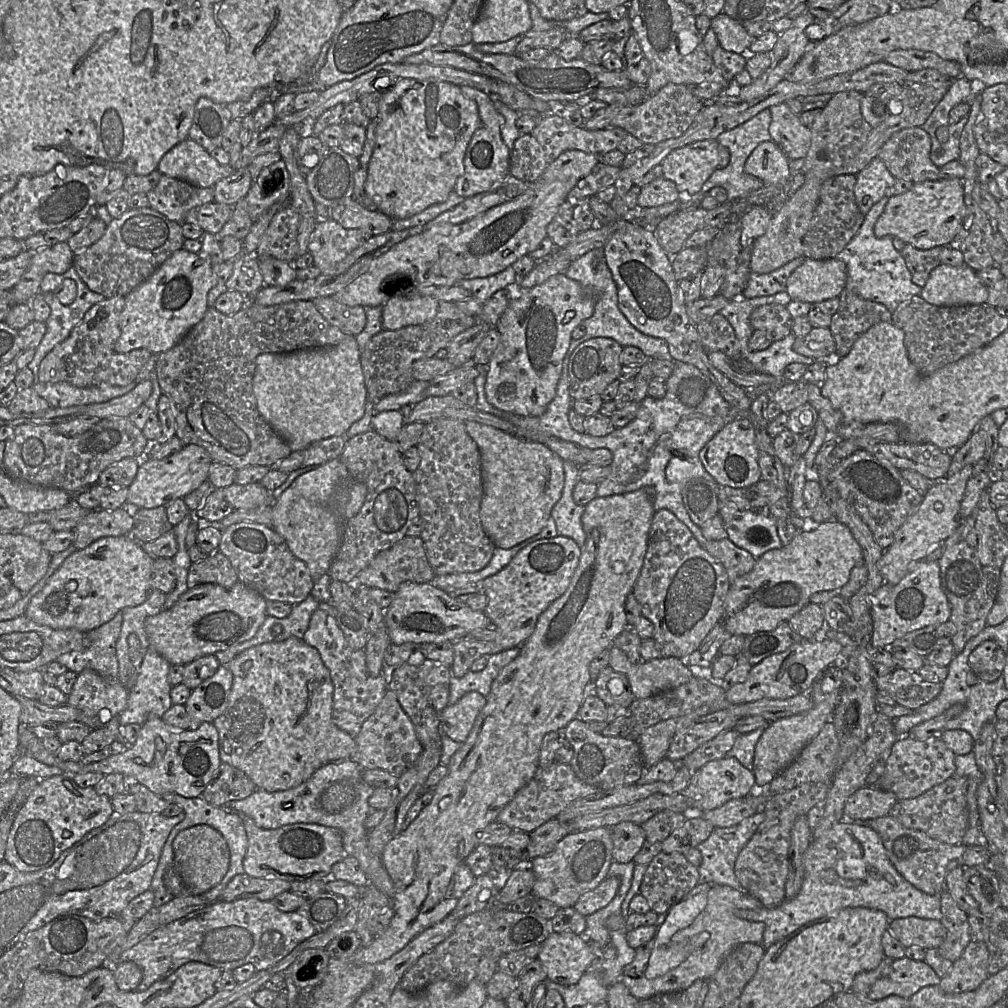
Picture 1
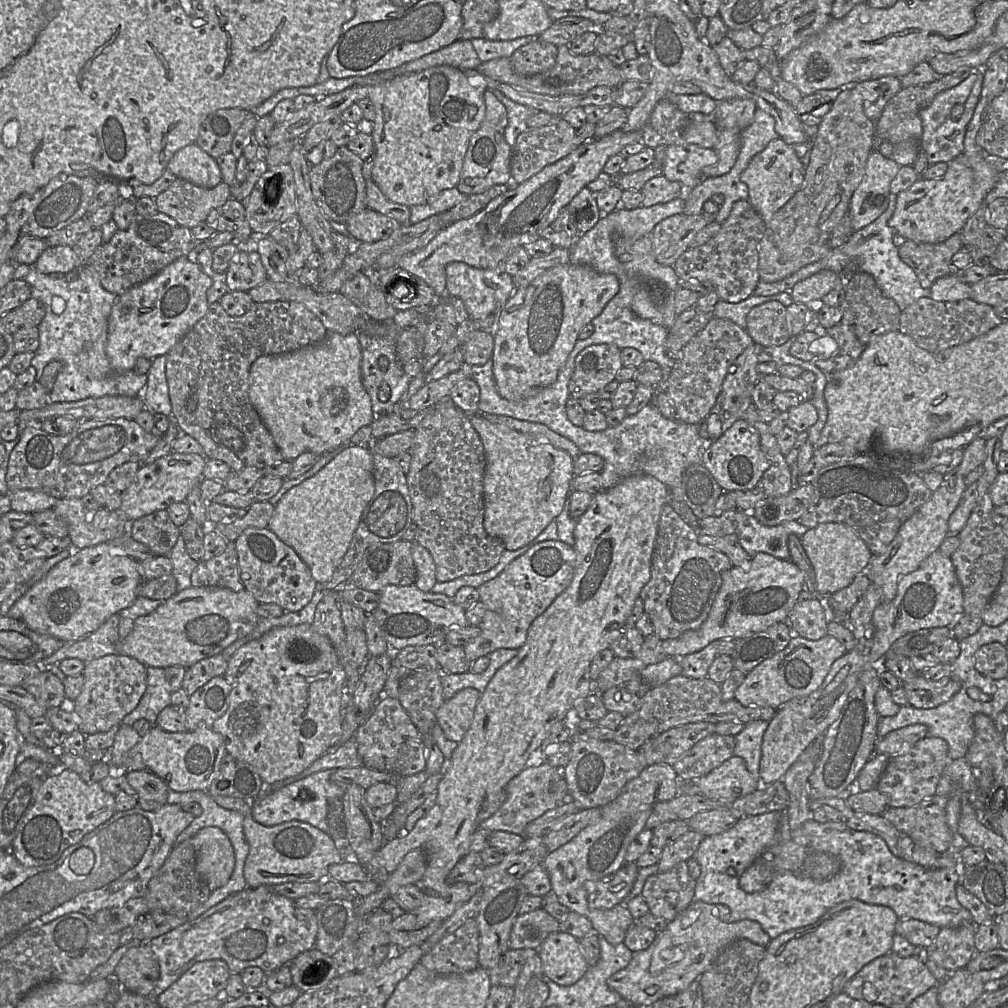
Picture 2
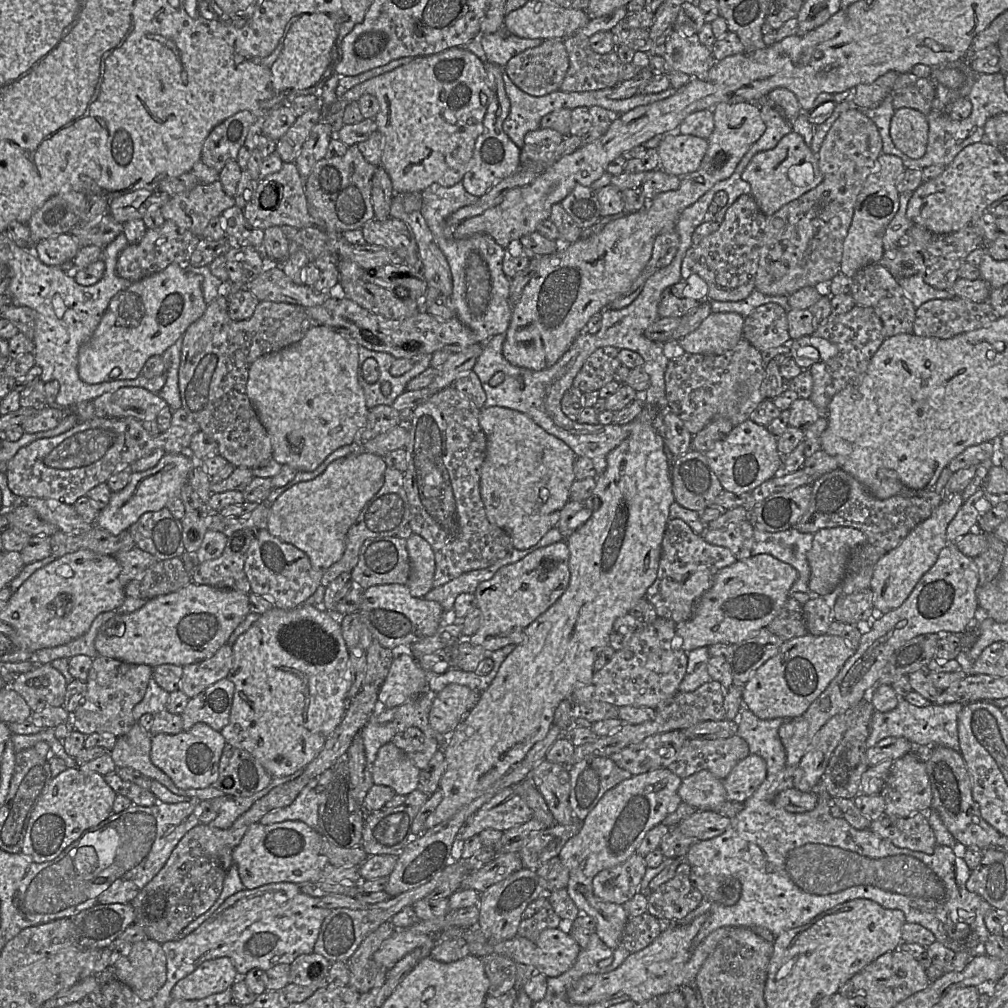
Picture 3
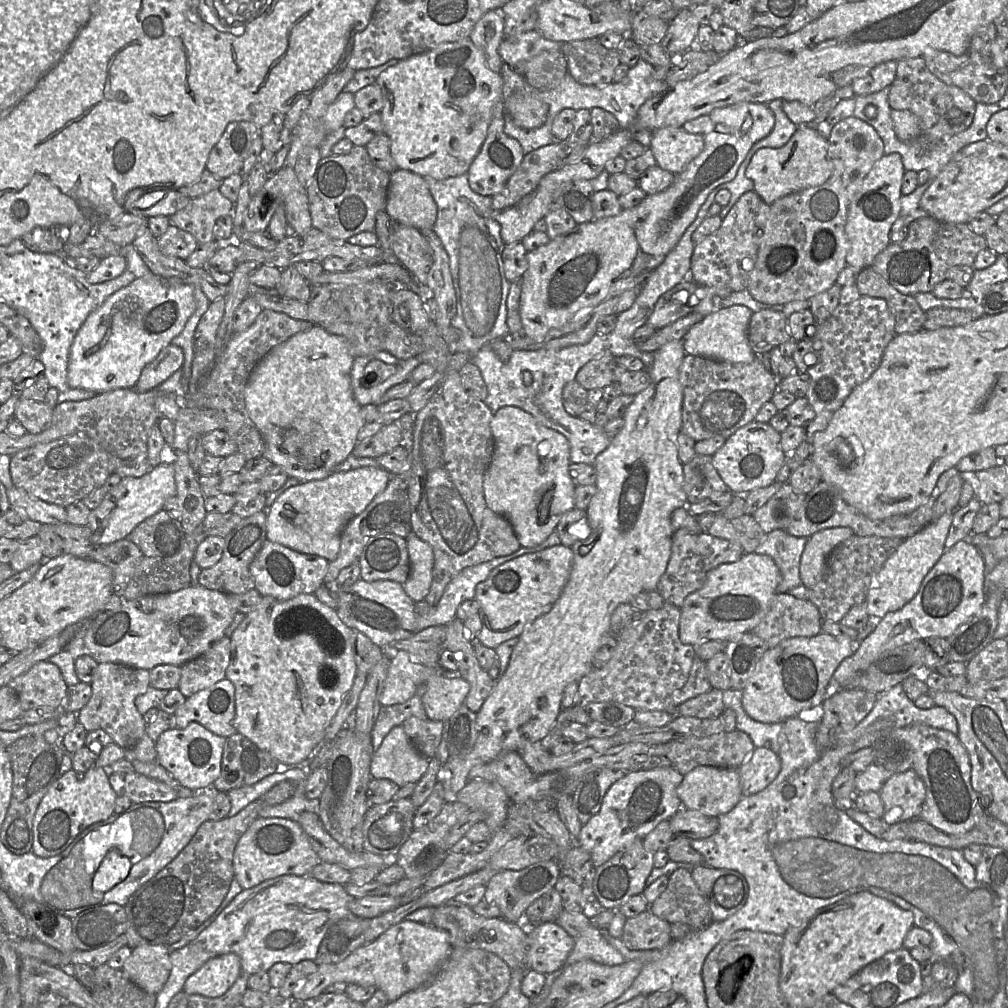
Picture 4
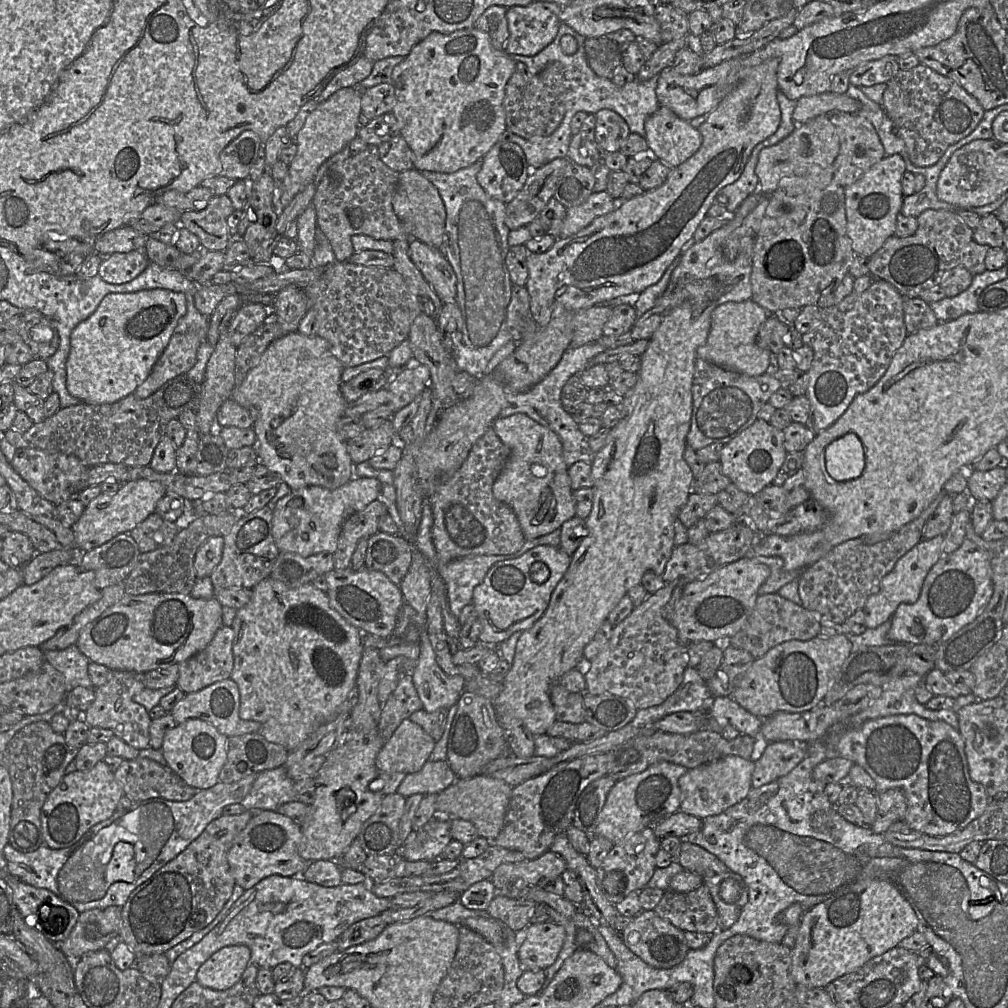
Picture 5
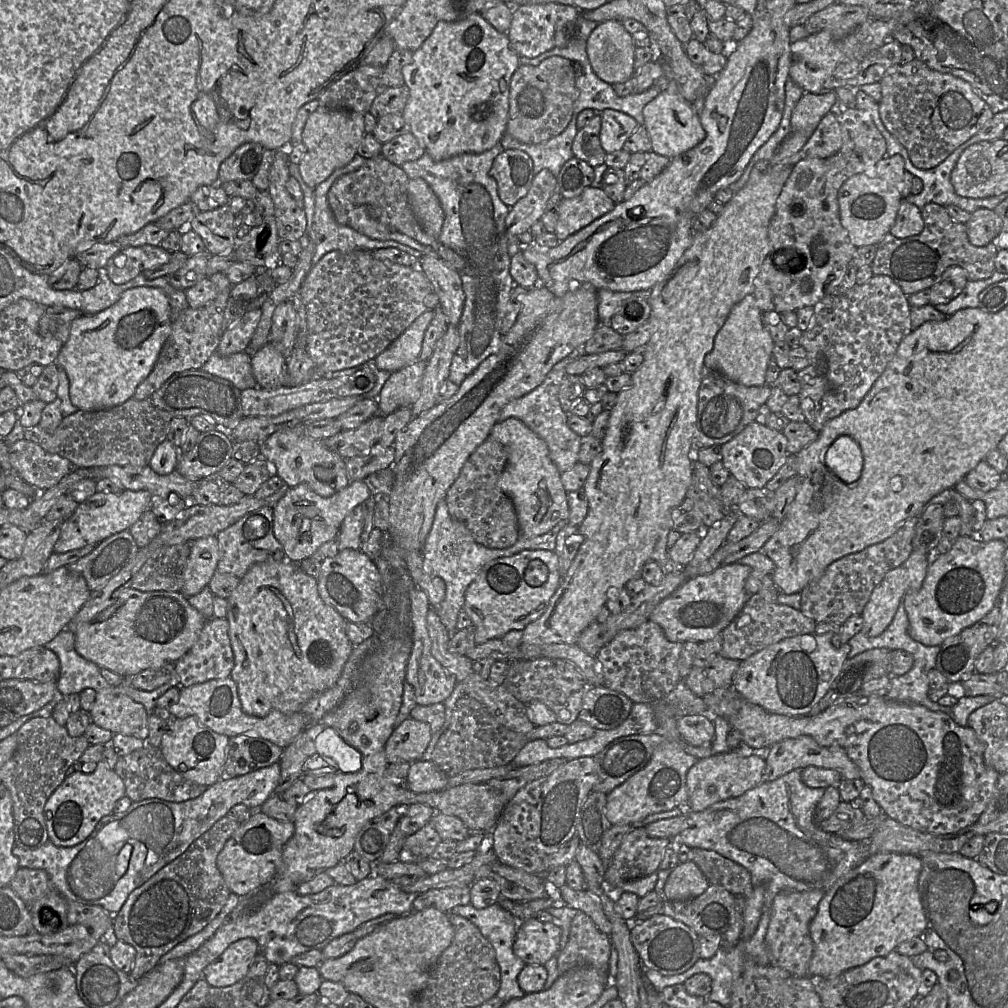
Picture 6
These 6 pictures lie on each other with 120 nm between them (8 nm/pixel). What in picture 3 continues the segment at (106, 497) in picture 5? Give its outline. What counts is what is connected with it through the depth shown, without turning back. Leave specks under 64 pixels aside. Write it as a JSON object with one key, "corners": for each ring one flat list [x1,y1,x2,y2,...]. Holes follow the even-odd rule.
{"corners":[[166,453,157,465,143,472,131,474,127,486,111,495,109,504,100,511,96,524,113,535,118,535,129,528,145,513,156,512,174,498,180,498,183,486,188,483,188,473,191,468,189,454]]}

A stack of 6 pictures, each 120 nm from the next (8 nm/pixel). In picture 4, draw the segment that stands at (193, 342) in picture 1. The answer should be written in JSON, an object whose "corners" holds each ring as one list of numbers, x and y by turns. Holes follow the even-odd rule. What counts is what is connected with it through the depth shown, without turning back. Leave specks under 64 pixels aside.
{"corners":[[225,297,210,303,202,315,194,333,193,361,188,383,187,401,189,407,214,409,224,413,226,425,224,431,234,440,237,452,246,460,262,456,264,440,248,415,245,406,245,387,256,364,275,346,291,336,310,329,313,324,306,320,291,318,285,313,263,309,254,323,245,331,234,333,224,349,216,346,216,334,225,310]]}

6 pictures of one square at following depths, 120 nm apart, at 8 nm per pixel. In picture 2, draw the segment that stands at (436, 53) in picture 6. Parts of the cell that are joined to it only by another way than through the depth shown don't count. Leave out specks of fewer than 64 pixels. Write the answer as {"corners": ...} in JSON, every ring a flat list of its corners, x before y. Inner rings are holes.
{"corners":[[441,65,421,72,404,74,377,85,354,85,336,94,317,98,314,103,294,111,283,122,276,123,267,142,267,147,287,140,301,138,315,124,335,116,341,116,353,103,368,98,375,110,375,119,367,126,374,143,372,181,391,202,408,207,427,204,441,191,457,186,470,137,478,130,485,116,484,92,486,78,475,70,460,70]]}

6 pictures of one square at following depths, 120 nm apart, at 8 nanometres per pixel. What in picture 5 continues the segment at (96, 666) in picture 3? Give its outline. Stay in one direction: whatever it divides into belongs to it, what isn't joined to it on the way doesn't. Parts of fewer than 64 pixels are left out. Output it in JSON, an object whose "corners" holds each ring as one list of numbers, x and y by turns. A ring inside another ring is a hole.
{"corners":[[110,670,107,682,95,688,95,699,82,714,90,728,111,730,114,736,137,750,149,747,149,727,151,723,148,711,134,702,136,694,145,689,144,674,131,671]]}

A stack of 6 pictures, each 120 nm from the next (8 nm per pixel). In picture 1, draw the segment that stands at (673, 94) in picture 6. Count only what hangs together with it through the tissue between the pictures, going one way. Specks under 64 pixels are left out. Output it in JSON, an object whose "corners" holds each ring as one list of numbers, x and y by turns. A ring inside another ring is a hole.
{"corners":[[703,140,675,149,670,152,661,165,662,177,674,182,677,190,684,197,693,197,700,192,704,183,719,168,719,143,717,140]]}

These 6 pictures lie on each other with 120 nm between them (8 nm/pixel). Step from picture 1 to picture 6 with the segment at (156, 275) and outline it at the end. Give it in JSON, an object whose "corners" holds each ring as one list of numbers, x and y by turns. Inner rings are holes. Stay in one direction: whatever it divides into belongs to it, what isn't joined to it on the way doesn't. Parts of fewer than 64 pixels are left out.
{"corners":[[140,286,124,291,112,306,94,315,82,315,71,322,67,342,56,364,67,373,69,396,78,410,99,411,133,398,136,388,151,373,172,328,171,306,166,292,158,287]]}

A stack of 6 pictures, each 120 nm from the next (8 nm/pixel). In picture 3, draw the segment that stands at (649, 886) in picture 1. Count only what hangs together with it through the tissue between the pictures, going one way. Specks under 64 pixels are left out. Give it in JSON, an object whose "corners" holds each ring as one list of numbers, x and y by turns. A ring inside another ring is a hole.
{"corners":[[687,861,680,863,675,875,654,891,648,891,647,912,657,919,681,920,695,910,702,902,703,896,690,881,691,866]]}

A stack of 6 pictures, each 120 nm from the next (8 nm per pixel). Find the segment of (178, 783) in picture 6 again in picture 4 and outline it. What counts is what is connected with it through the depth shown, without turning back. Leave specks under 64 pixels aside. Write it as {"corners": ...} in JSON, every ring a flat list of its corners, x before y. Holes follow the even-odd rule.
{"corners":[[108,772,108,780,117,797,128,798,133,803,170,802,179,798,178,791,164,782,137,772]]}

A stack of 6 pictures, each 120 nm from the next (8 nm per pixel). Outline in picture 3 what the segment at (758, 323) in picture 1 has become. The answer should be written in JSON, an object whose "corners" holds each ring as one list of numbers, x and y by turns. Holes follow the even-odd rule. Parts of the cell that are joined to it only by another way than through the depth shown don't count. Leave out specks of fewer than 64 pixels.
{"corners":[[769,302,758,306,745,318,743,337,760,352,786,344,790,339,787,312,777,303]]}

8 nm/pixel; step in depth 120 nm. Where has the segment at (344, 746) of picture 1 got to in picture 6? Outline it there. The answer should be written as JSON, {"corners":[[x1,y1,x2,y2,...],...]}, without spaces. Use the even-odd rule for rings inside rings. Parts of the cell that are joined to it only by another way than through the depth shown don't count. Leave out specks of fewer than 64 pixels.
{"corners":[[272,558,251,566,228,598,229,637,234,654,230,678,237,685,244,713,263,718,272,710,298,713,313,697,331,688,341,676,354,645,347,633,347,620,326,605,318,593,318,580,291,561]]}

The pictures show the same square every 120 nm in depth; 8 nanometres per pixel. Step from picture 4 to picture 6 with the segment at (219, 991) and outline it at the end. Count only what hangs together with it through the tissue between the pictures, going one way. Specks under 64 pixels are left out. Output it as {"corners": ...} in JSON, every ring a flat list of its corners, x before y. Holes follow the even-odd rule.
{"corners":[[253,938,231,943,224,952,203,970,203,976,213,987,227,987,240,981,248,972,259,946]]}

